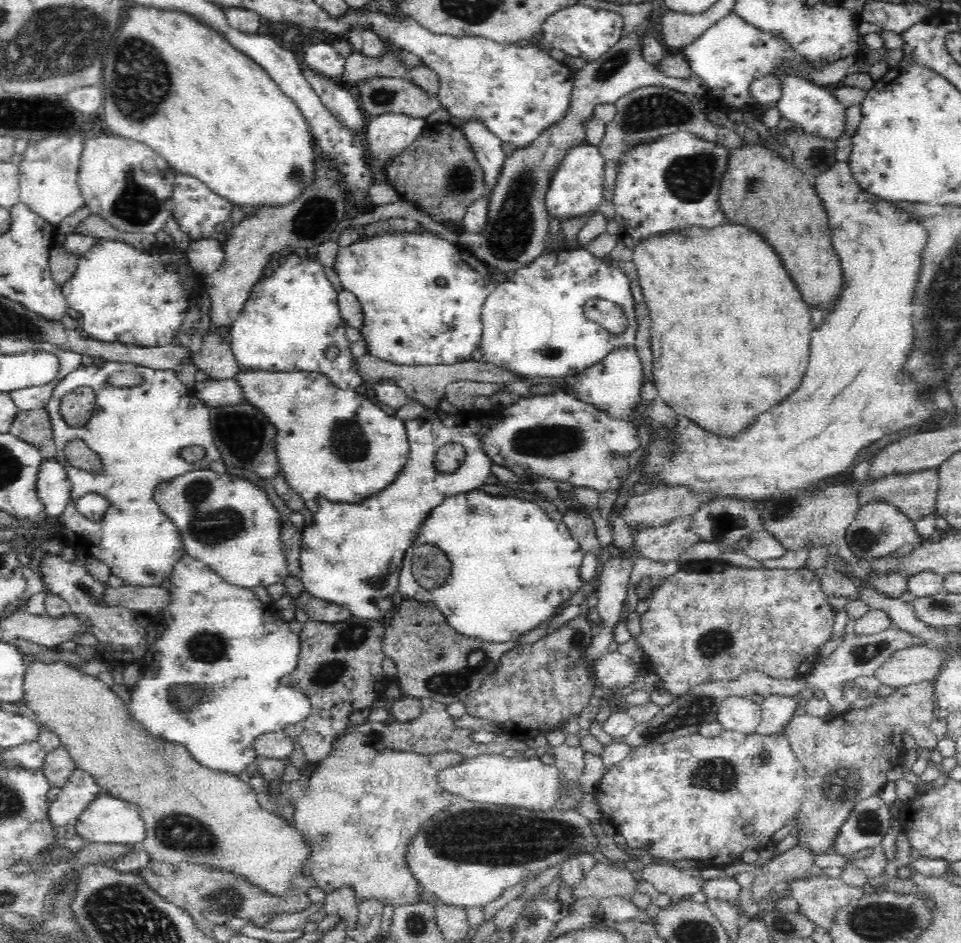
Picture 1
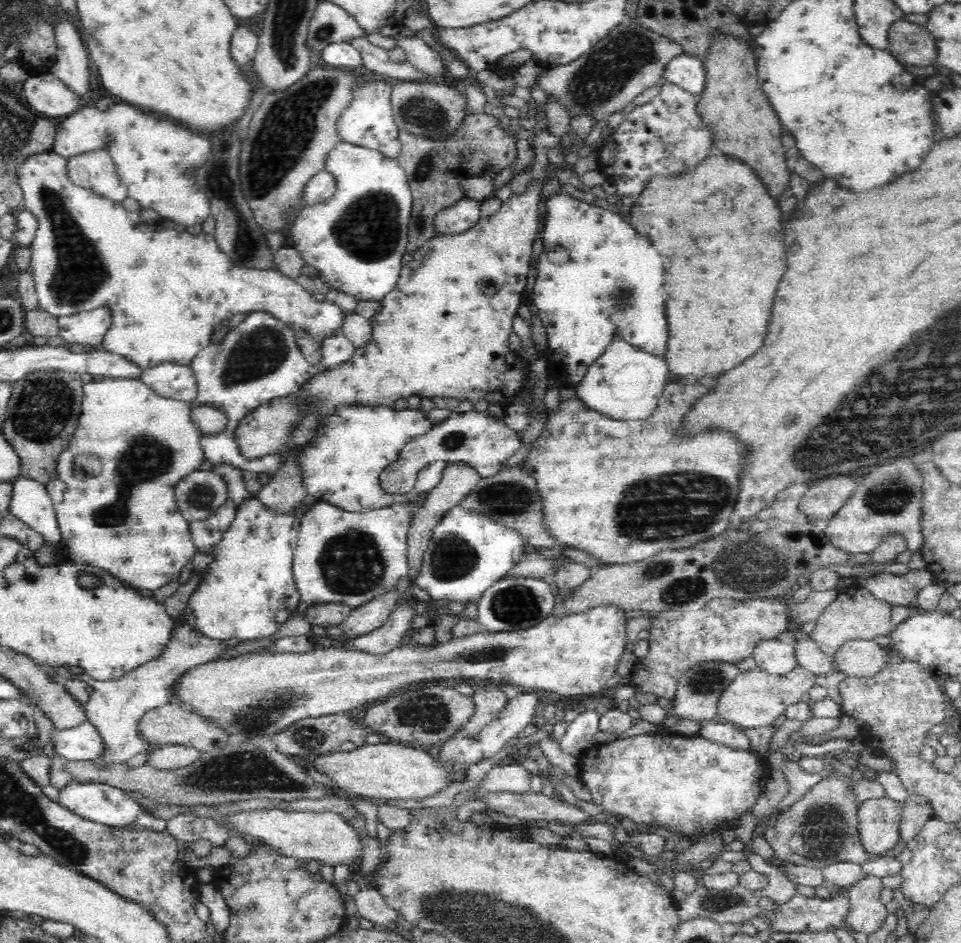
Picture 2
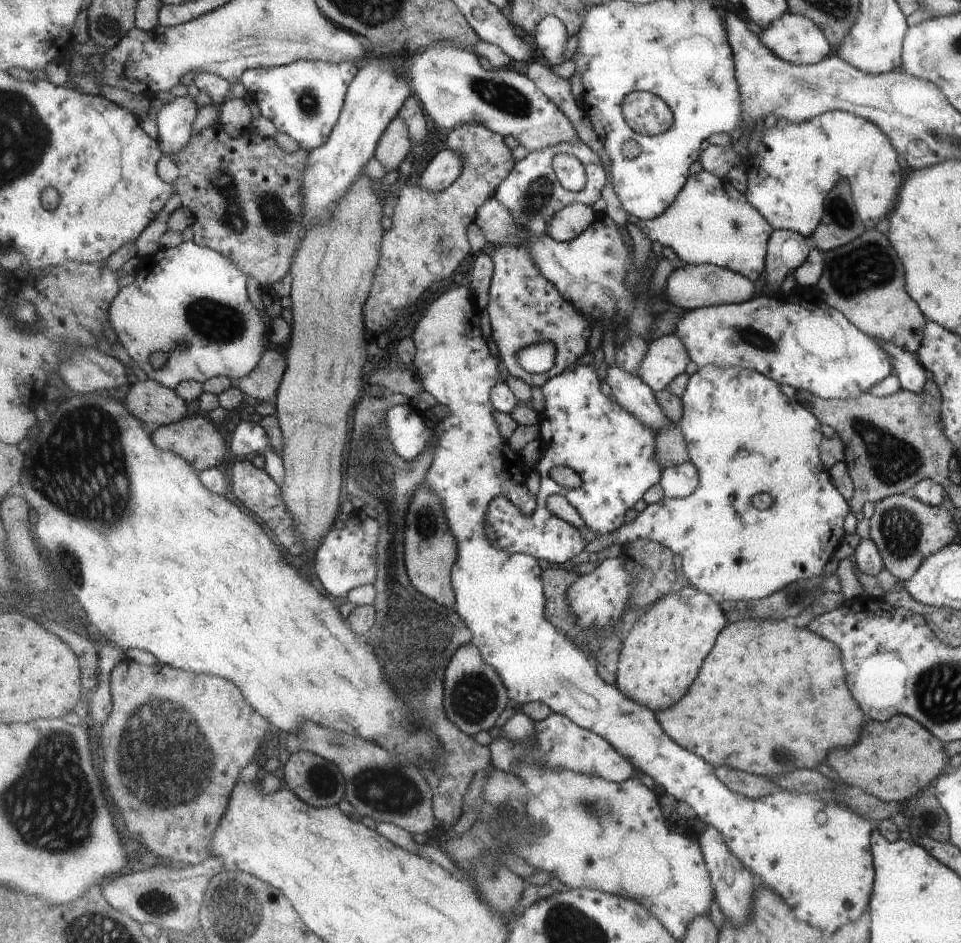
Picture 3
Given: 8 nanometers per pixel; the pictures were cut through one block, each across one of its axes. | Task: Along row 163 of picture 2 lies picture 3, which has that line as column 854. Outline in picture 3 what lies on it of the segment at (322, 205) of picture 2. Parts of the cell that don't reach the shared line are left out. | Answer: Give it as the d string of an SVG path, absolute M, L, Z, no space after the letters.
M813 290L773 298L759 295L743 303L685 311L674 333L683 338L689 356L698 367L713 365L756 370L778 385L787 384L796 391L804 390L820 399L857 398L893 374L888 354L879 348L879 344L857 330L838 310L827 306Z

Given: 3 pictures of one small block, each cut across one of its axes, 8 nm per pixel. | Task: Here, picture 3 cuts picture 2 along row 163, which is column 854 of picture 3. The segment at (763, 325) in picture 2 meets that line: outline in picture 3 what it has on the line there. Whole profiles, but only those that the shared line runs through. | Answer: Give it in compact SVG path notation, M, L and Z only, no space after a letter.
M740 620L724 627L717 646L713 646L713 654L709 654L709 662L697 674L693 690L677 706L656 711L656 720L673 741L713 768L725 767L770 779L787 770L785 764L781 766L781 758L785 762L791 756L797 768L815 768L815 764L823 762L827 750L845 748L857 740L863 714L843 684L843 670L835 646L787 622Z

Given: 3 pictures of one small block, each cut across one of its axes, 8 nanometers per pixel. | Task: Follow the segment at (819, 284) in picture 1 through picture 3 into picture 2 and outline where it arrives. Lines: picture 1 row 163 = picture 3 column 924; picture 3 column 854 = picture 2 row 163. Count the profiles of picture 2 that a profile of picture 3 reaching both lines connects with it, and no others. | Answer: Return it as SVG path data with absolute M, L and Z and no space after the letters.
M720 33L709 46L705 61L707 81L704 92L698 98L698 112L704 125L714 134L714 144L726 156L734 156L748 166L768 184L772 198L780 198L788 192L788 180L792 167L786 158L787 149L782 145L782 127L776 111L762 87L757 75L757 60L752 47L746 41Z

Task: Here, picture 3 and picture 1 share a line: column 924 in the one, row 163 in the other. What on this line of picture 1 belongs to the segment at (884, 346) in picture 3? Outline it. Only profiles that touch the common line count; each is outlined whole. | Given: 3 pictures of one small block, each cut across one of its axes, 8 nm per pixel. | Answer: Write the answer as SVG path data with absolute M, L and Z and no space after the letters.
M396 112L369 116L365 126L368 150L373 154L366 156L369 164L374 168L384 166L386 160L398 156L421 136L427 125L426 119Z

